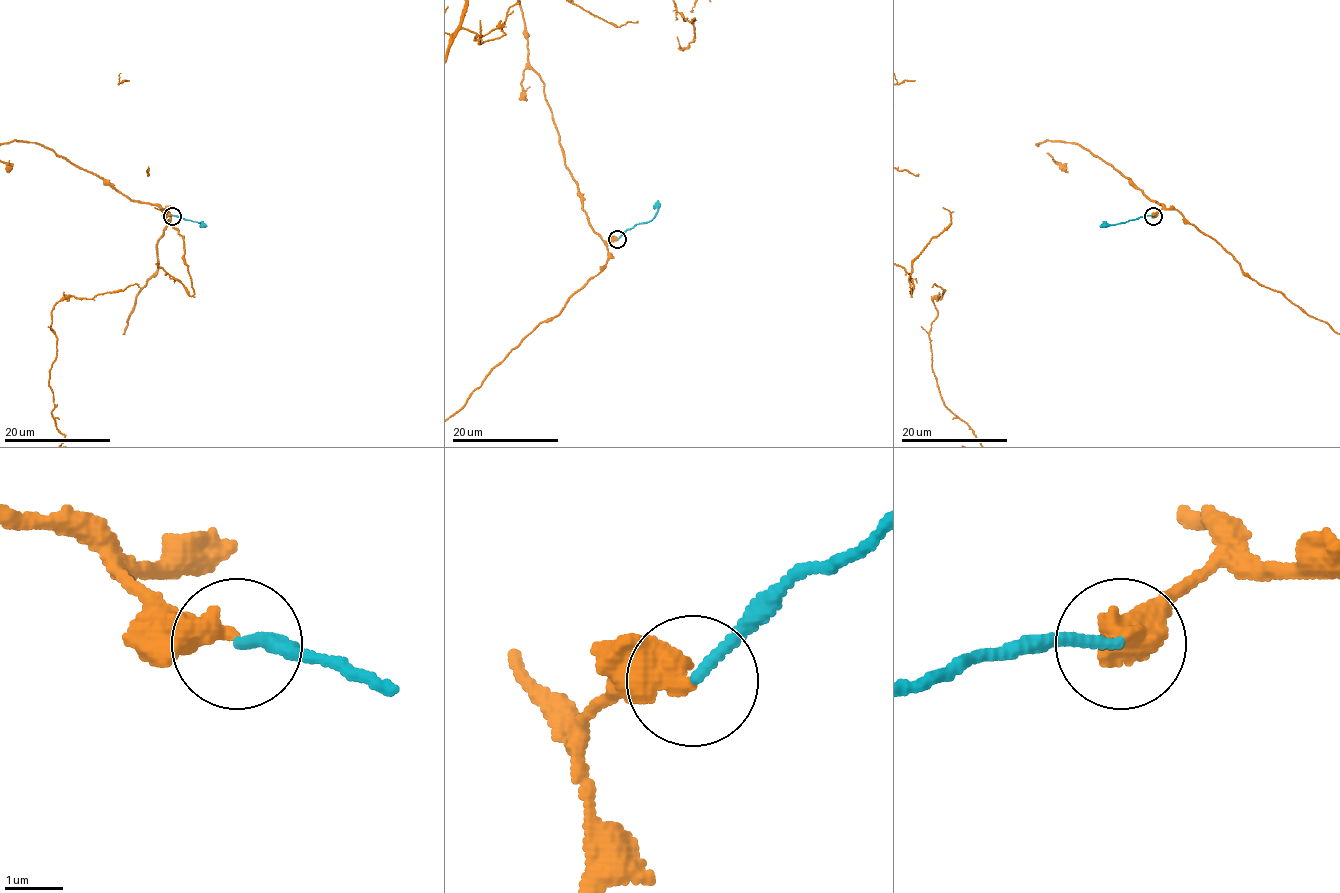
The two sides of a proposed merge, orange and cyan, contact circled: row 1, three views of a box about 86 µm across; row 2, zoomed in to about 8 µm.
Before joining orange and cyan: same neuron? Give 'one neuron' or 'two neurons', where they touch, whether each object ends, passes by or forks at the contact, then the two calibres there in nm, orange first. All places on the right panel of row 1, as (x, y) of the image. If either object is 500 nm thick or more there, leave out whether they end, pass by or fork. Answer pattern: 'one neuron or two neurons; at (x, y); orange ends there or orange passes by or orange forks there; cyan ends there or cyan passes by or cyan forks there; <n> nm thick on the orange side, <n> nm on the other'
one neuron; at (1153, 216); orange ends there; cyan ends there; 440 nm thick on the orange side, 170 nm on the other

